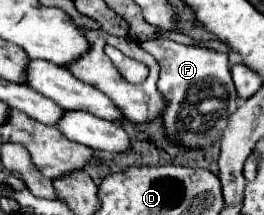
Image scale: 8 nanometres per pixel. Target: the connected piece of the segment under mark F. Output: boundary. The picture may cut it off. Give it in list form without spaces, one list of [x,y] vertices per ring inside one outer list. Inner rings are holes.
[[[154,38],[154,40],[146,40],[140,44],[148,54],[152,54],[158,64],[160,64],[160,80],[158,80],[158,88],[164,94],[164,98],[168,100],[168,110],[164,112],[164,126],[166,126],[166,134],[172,142],[182,144],[186,148],[208,148],[212,146],[216,140],[220,140],[226,124],[228,124],[228,116],[236,110],[236,88],[230,76],[230,62],[228,62],[228,54],[222,52],[214,52],[210,48],[200,48],[200,46],[184,46],[166,38]]]

